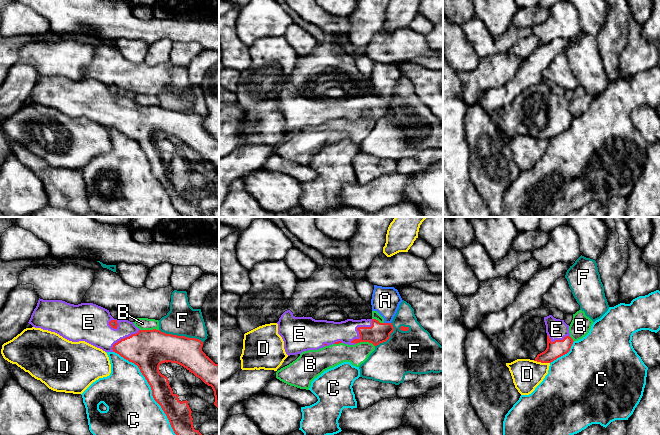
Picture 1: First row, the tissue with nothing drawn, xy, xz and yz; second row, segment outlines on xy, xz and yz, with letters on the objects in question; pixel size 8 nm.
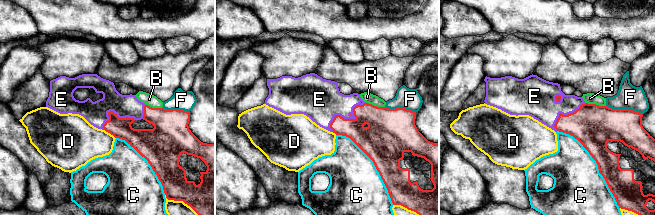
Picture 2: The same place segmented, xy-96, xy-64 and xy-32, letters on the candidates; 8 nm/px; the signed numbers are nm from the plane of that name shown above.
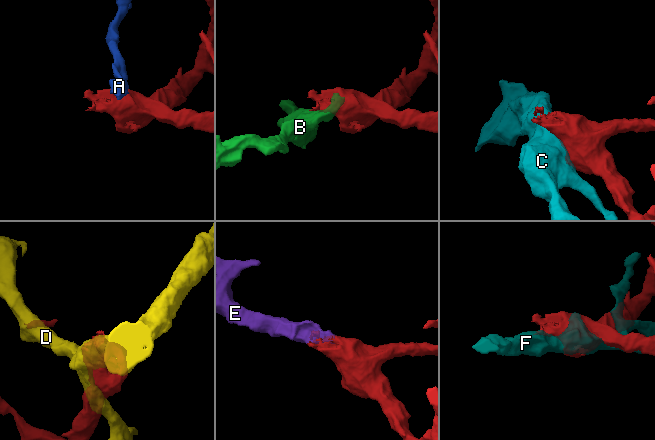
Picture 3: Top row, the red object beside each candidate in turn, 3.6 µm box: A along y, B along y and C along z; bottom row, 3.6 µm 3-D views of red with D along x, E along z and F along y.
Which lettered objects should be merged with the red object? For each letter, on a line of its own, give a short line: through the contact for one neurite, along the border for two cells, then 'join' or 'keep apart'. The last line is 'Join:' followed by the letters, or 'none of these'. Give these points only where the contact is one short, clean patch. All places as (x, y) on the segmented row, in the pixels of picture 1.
A: xz (384, 322), (390, 323) | keep apart
B: keep apart
C: keep apart
D: keep apart
E: join
F: keep apart
Join: E

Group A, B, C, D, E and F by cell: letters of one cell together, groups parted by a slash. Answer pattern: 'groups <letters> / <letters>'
groups A B / C / D / E / F

